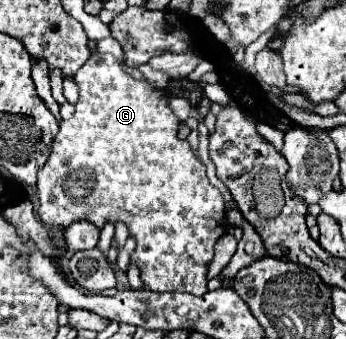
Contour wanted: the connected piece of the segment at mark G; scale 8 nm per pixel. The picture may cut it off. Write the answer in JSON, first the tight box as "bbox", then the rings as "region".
{"bbox":[37,53,225,293],"region":[[[93,53],[73,75],[73,81],[79,89],[75,113],[71,119],[59,123],[51,155],[43,169],[39,169],[37,213],[41,221],[57,227],[67,227],[81,219],[93,221],[93,225],[99,227],[107,221],[123,221],[137,239],[131,263],[141,269],[141,279],[147,289],[157,293],[207,293],[207,271],[213,261],[213,245],[225,233],[225,203],[219,189],[209,183],[205,165],[193,155],[189,143],[177,137],[179,121],[169,109],[165,93],[151,87],[147,81],[133,79],[115,57],[101,53]]]}

